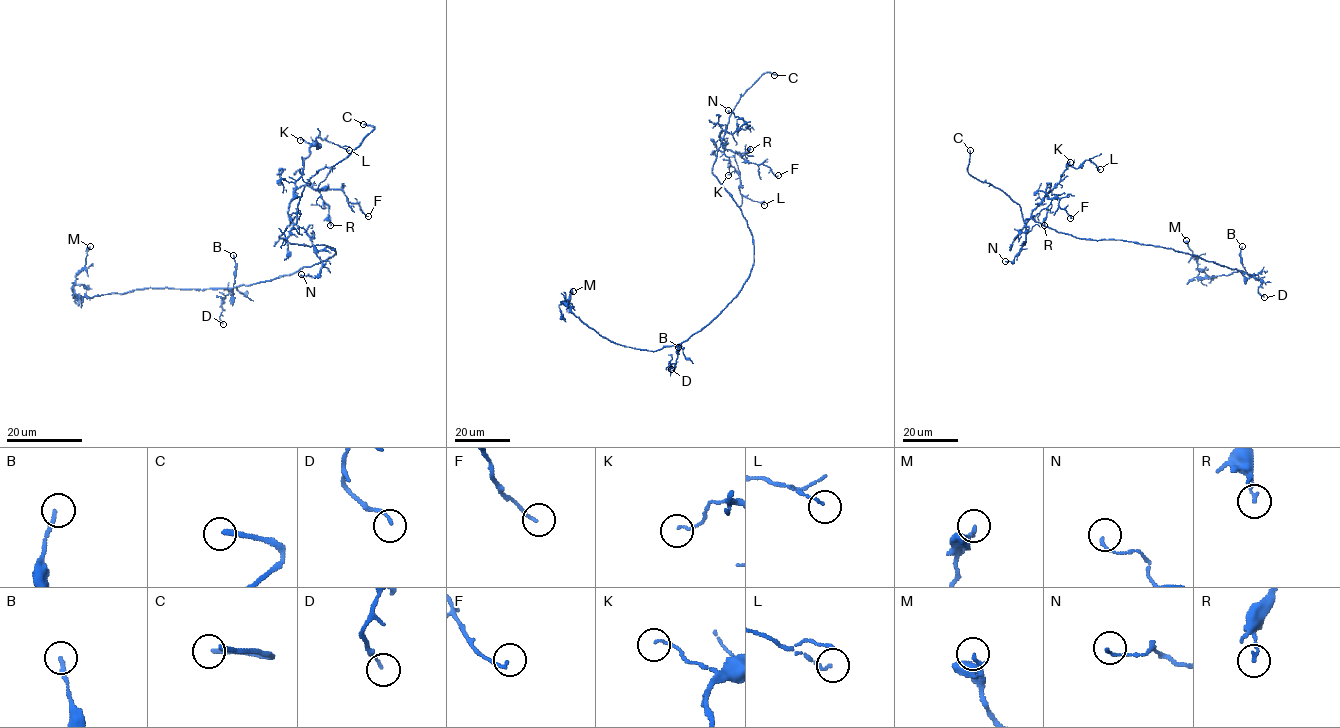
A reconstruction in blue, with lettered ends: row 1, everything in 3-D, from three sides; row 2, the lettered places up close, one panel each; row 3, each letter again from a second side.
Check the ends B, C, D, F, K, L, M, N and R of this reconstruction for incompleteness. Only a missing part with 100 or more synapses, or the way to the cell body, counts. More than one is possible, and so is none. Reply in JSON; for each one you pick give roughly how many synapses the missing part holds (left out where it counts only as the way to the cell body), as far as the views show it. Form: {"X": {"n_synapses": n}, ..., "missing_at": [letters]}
{"missing_at": ["C"]}

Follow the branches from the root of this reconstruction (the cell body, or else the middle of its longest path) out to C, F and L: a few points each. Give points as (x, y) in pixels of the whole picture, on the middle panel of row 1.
C: (753, 264), (753, 241), (747, 221), (712, 168), (740, 97), (764, 73), (782, 75), (774, 75)
F: (753, 264), (747, 221), (712, 171), (725, 129), (719, 135), (726, 149), (778, 175)
L: (753, 264), (753, 241), (747, 221), (712, 171), (724, 129), (719, 140), (740, 176), (740, 193), (764, 205)

